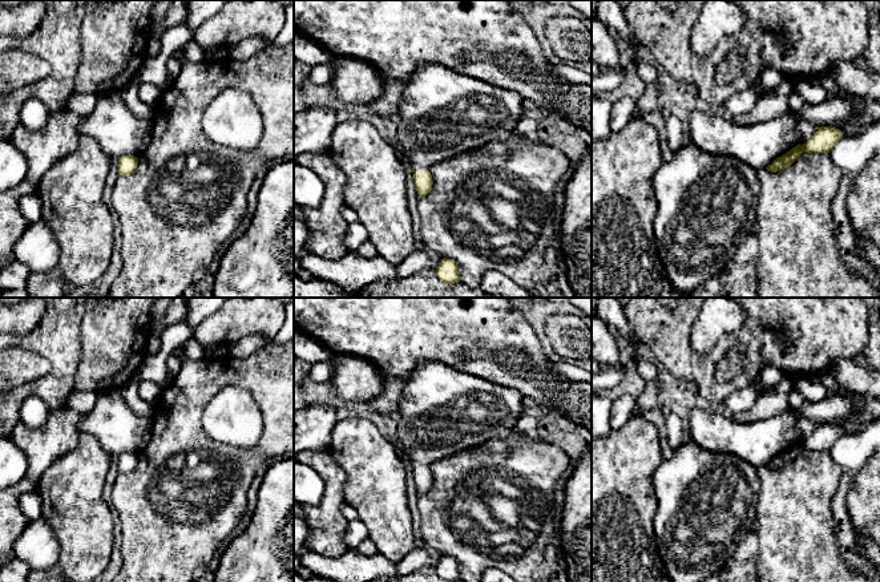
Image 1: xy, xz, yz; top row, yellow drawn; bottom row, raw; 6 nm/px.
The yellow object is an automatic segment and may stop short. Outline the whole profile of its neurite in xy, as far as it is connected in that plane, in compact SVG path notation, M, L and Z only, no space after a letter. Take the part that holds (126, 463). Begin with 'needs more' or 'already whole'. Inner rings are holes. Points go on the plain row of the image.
already whole; M122 453L118 456L118 472L121 474L128 474L130 473L132 470L136 469L138 464L138 456L134 454L134 453Z

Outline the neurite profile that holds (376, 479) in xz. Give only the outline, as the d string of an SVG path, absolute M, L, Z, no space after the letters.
M355 416L335 424L328 450L346 472L346 502L358 510L379 554L392 561L405 558L415 549L415 535L407 498L407 469L392 441L384 438L371 421Z

